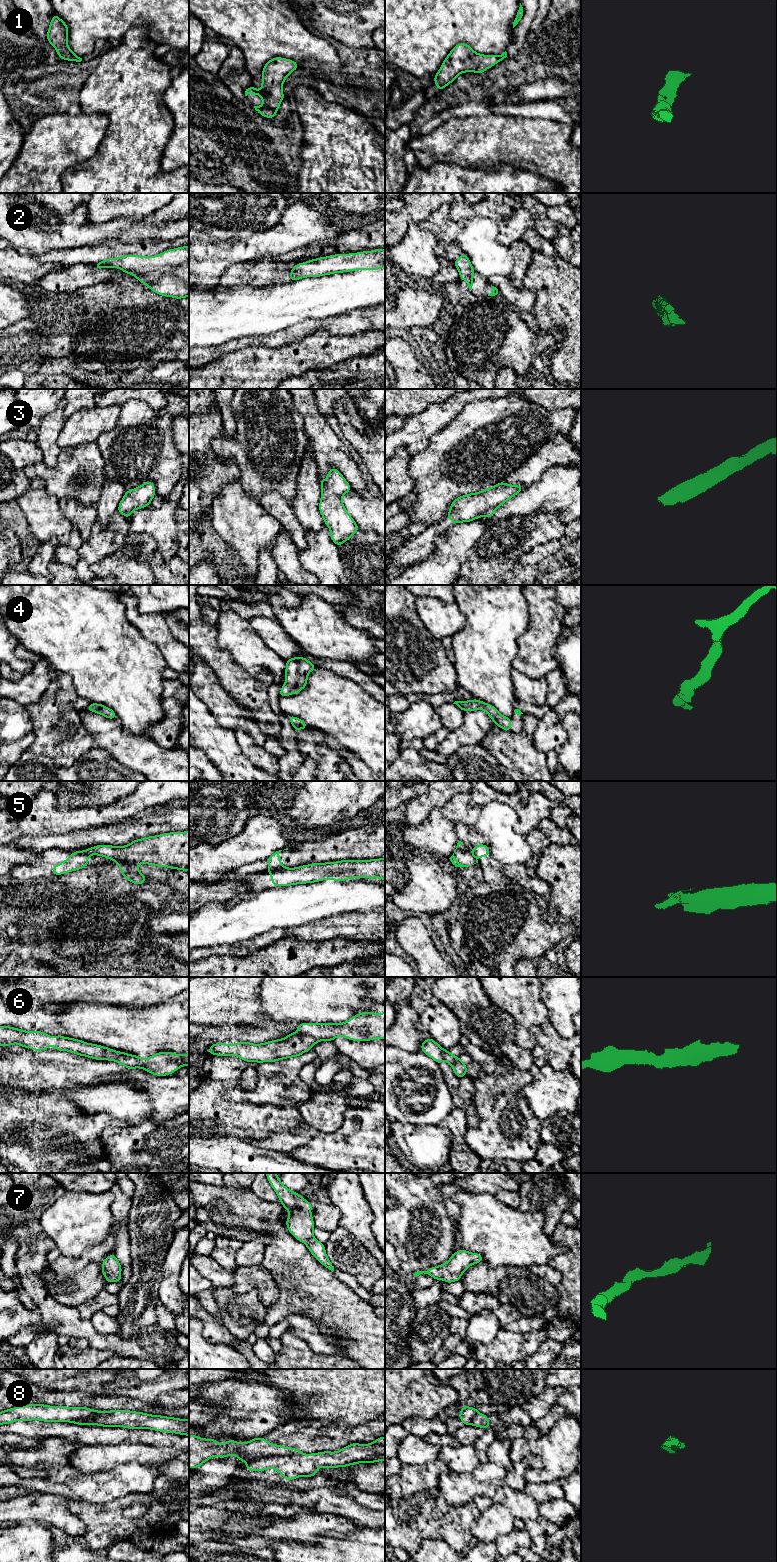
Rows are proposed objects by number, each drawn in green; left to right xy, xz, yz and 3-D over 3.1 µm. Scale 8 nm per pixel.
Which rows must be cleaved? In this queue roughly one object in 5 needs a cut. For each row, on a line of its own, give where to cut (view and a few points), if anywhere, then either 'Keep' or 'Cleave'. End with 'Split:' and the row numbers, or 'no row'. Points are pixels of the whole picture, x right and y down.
1: No split. Keep
2: No split. Keep
3: No split. Keep
4: No split. Keep
5: Split along xz (285, 867), (270, 872). Cleave
6: No split. Keep
7: No split. Keep
8: Split along xz (302, 1453), (264, 1457), (249, 1463). Cleave
Split: 5, 8

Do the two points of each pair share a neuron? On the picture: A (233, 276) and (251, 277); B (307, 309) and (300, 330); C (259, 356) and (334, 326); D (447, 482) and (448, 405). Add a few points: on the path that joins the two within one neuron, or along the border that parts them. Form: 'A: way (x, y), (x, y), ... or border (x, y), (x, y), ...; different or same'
A: way (237, 276), (247, 276); same
B: border (326, 317), (306, 318), (281, 330); different
C: border (346, 334), (315, 331), (301, 339); different
D: border (464, 407), (445, 427), (436, 432), (430, 439); different

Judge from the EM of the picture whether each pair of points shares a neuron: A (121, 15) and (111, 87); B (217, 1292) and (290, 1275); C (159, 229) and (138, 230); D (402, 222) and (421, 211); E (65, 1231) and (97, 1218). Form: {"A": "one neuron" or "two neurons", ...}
{"A": "two neurons", "B": "two neurons", "C": "one neuron", "D": "one neuron", "E": "one neuron"}

